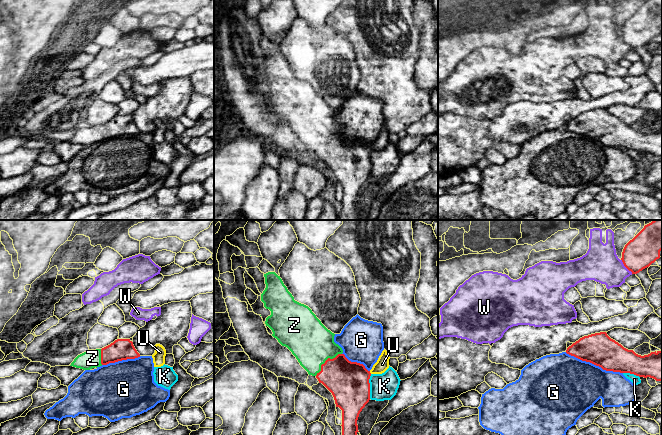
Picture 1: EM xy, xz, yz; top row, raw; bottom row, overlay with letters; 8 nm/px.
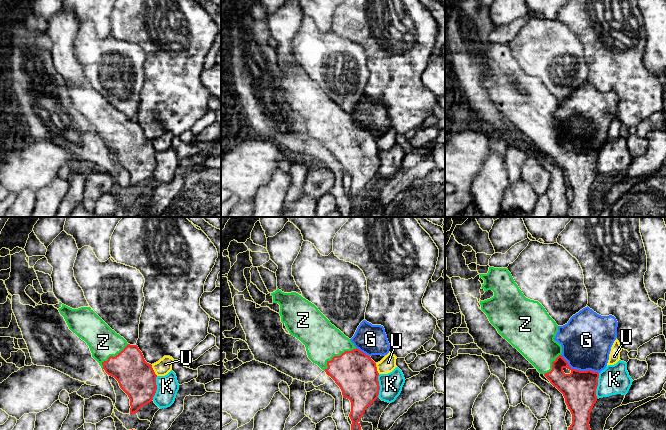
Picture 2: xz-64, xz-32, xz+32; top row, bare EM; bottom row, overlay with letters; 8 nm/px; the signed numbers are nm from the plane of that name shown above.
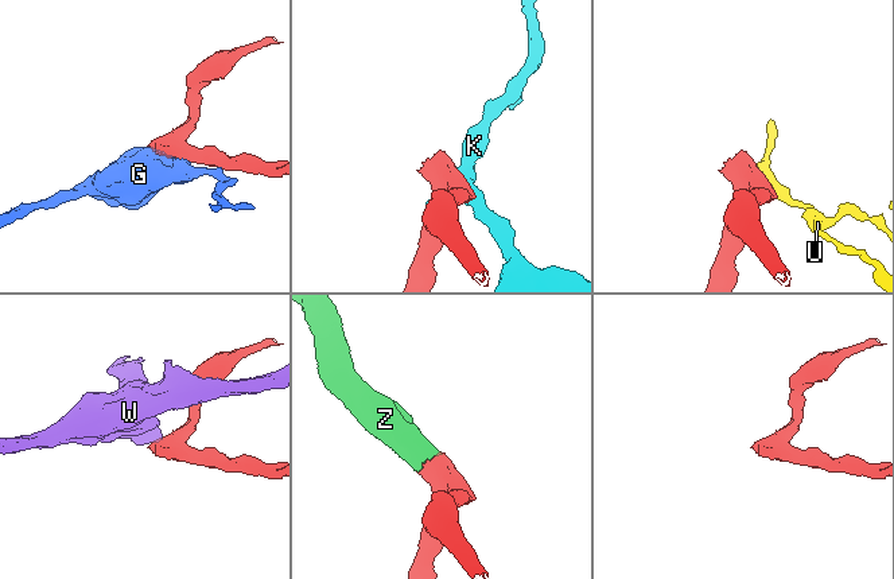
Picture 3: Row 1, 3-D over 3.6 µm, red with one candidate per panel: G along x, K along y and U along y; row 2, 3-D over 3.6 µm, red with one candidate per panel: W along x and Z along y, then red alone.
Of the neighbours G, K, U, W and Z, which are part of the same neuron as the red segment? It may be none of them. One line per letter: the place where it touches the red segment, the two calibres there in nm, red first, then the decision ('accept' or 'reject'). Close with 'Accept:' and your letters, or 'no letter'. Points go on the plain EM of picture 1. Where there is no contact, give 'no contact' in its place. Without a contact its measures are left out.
G: meets red in yz at (594, 140); 260 nm thick on the red side, 440 nm on the other; reject
K: meets red in xz at (369, 162); 320 nm thick on the red side, 220 nm on the other; reject
U: meets red in xz at (369, 148); 320 nm thick on the red side, 110 nm on the other; reject
W: meets red in yz at (625, 42); 260 nm thick on the red side, 280 nm on the other; reject
Z: meets red in xz at (326, 136); 320 nm thick on the red side, 340 nm on the other; accept
Accept: Z

